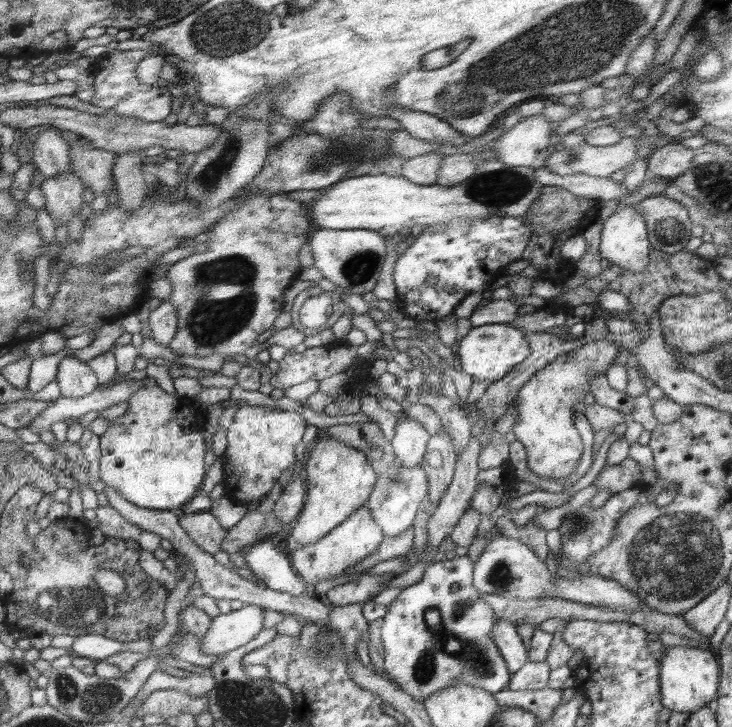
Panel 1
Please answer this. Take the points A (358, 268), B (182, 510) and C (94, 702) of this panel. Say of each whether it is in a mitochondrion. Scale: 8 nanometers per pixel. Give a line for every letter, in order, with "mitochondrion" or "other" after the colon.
A: mitochondrion
B: other
C: mitochondrion

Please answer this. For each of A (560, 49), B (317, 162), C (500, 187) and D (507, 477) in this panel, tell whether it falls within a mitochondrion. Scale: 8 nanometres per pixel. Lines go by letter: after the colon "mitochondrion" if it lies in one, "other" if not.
A: mitochondrion
B: mitochondrion
C: mitochondrion
D: other

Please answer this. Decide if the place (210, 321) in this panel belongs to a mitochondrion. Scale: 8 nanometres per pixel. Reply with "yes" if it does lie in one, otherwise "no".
yes

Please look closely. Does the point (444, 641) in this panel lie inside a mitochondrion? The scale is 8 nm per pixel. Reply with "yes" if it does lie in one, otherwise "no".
yes

